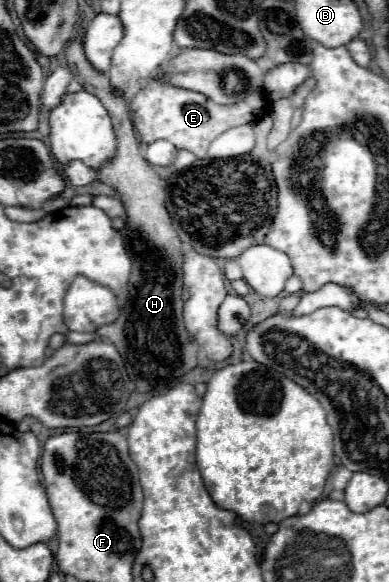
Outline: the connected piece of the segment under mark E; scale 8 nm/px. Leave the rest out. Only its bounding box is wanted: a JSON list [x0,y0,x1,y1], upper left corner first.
[129,76,269,158]

